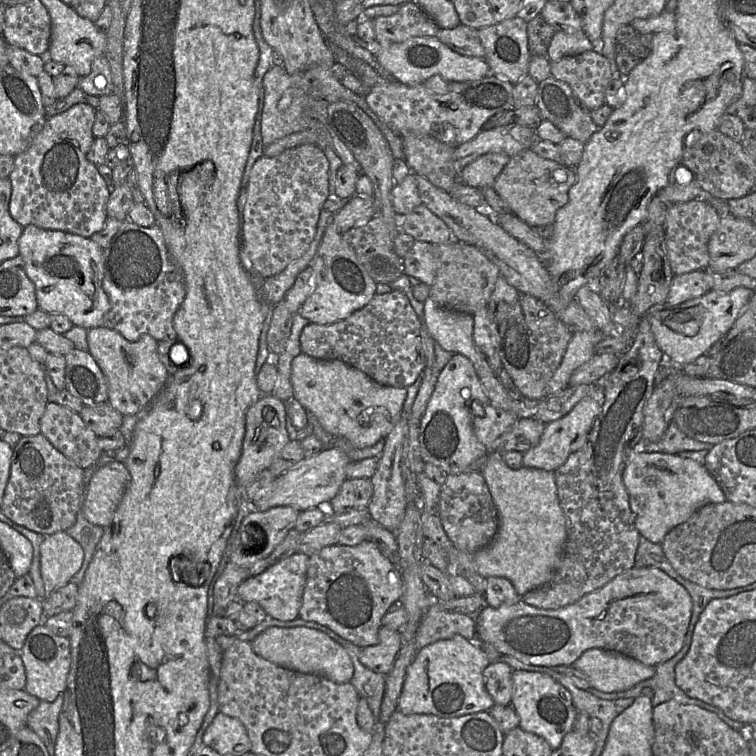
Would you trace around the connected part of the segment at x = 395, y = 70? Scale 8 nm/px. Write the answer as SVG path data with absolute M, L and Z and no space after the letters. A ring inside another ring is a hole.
M436 36L413 37L401 43L394 43L381 48L375 55L380 66L397 81L416 86L434 75L455 82L476 81L485 76L492 76L485 58L461 55L441 42Z

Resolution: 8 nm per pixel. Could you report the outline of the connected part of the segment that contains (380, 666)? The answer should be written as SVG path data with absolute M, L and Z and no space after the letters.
M381 626L379 642L361 648L359 659L370 670L386 675L392 669L402 644L401 630Z

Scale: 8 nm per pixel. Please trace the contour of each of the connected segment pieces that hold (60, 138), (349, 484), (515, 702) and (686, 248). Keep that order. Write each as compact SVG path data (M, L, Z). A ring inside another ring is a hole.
M78 103L63 113L47 118L42 130L30 146L14 157L13 170L8 177L11 183L9 213L23 228L34 225L42 229L69 232L85 238L90 238L103 229L108 218L107 203L111 187L106 185L97 167L87 158L95 138L92 127L96 110L89 104Z
M347 478L337 495L329 502L329 513L338 513L345 508L367 509L373 494L373 485L368 478Z
M513 670L511 706L519 717L519 726L547 741L552 750L557 749L564 736L574 728L578 712L570 692L560 683L543 672Z
M703 198L668 206L665 223L665 244L673 275L708 269L710 260L708 242L717 229L719 220L720 217L716 209Z

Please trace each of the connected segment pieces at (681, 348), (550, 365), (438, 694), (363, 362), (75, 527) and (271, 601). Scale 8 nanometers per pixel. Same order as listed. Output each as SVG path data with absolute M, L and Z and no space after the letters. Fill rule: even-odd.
M736 287L727 292L711 289L700 297L678 305L667 302L653 305L643 316L649 321L655 341L666 359L677 365L685 365L705 354L728 333L752 294L753 291L746 287Z
M521 294L519 300L497 323L499 333L499 355L505 370L511 376L517 392L522 398L542 400L546 387L559 367L573 332L544 303L529 294Z
M460 635L441 639L418 650L406 670L397 710L403 714L433 714L438 717L457 717L488 711L495 704L485 686L484 670L489 658L477 643Z
M392 290L375 294L366 306L342 321L305 326L300 334L300 348L313 358L342 360L381 385L407 388L425 367L421 327L407 296Z
M79 503L75 523L65 532L78 542L84 551L82 566L71 579L71 582L80 585L94 557L97 545L105 532L105 528L90 523L84 516L84 511L80 508Z
M296 552L279 560L262 573L248 576L238 587L237 598L243 603L257 602L268 616L282 621L290 621L299 617L302 594L306 583L309 556Z

